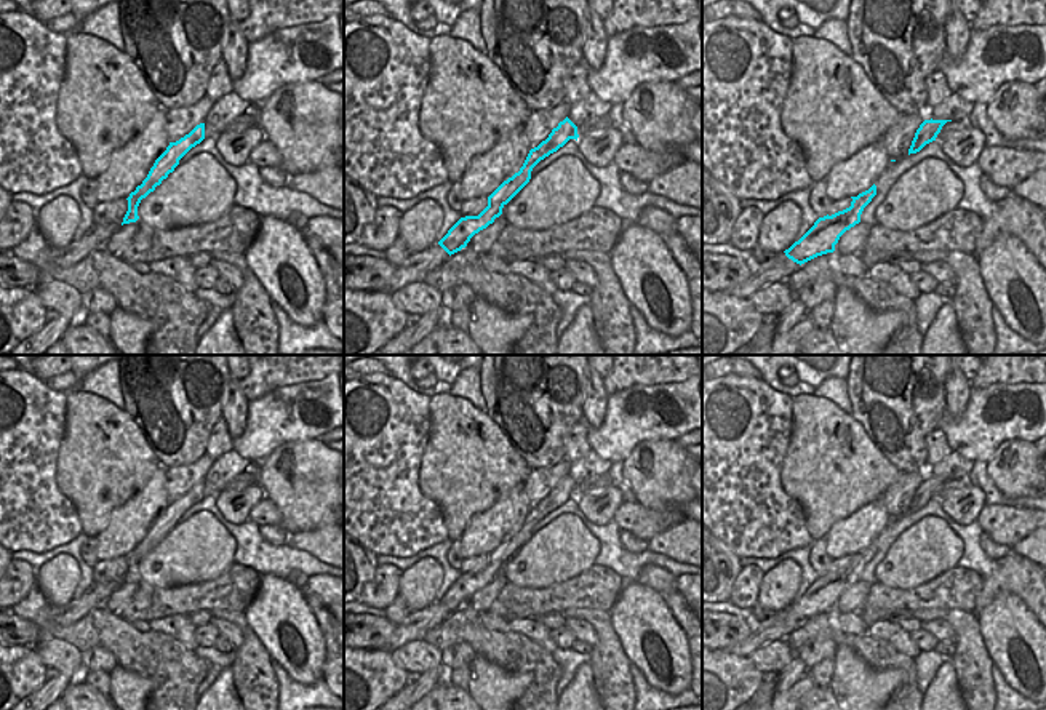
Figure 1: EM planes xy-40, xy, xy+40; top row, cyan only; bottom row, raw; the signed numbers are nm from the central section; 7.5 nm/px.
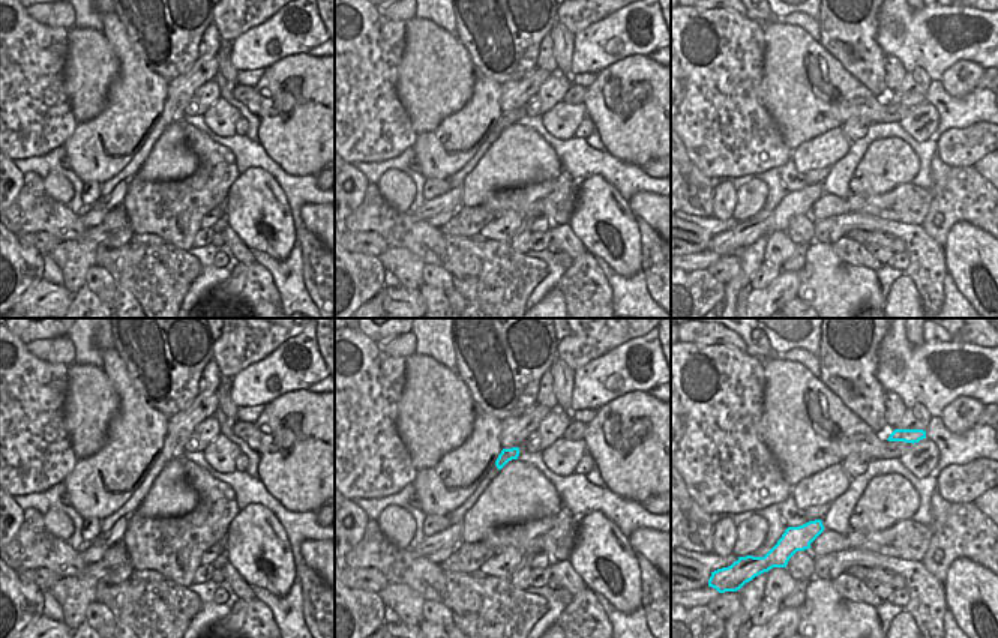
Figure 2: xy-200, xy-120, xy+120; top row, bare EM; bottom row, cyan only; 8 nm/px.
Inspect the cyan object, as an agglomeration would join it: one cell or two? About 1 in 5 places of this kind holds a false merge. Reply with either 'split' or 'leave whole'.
leave whole

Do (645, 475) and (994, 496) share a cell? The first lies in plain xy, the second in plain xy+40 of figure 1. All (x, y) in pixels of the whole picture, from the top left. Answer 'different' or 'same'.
different

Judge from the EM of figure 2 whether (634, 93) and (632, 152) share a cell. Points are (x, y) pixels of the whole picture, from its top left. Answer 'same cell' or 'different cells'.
same cell

